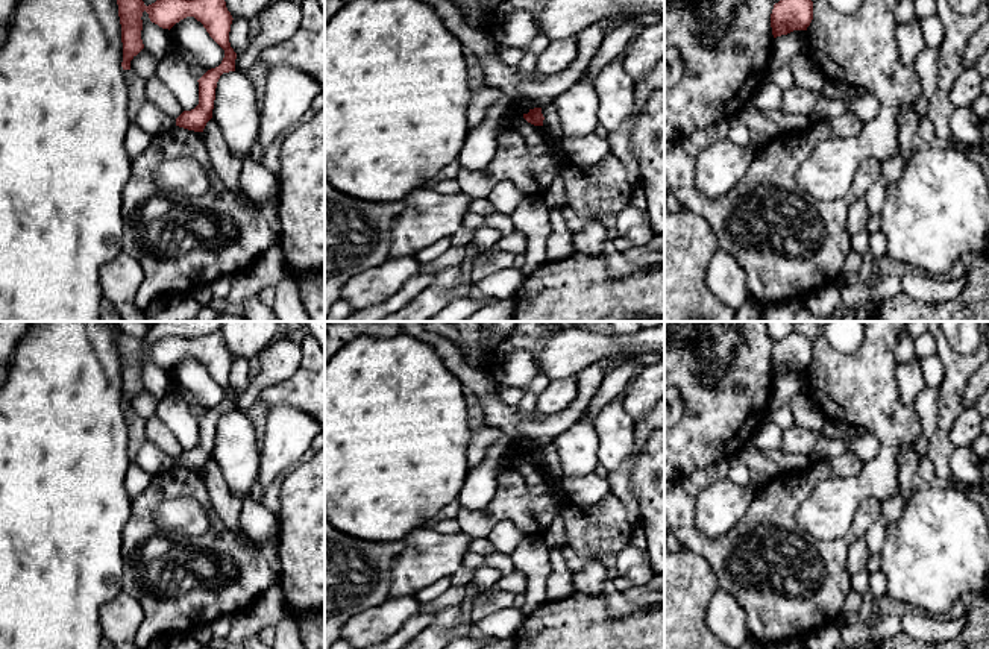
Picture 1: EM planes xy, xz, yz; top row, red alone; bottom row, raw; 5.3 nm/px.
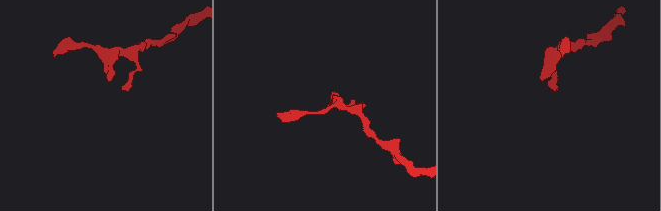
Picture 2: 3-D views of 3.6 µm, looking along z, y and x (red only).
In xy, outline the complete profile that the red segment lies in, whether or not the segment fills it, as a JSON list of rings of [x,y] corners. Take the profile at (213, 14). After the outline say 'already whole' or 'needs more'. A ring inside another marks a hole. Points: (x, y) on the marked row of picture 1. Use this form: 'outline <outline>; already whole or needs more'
outline [[[117,0],[121,24],[123,70],[130,70],[130,61],[144,49],[141,39],[143,12],[149,14],[152,23],[162,29],[171,29],[187,17],[194,17],[203,24],[209,36],[224,50],[221,64],[208,70],[199,82],[199,105],[184,111],[176,118],[176,126],[203,132],[212,118],[215,88],[223,73],[235,71],[237,53],[231,47],[229,32],[232,15],[224,0],[156,0],[146,6],[143,0]]]; already whole

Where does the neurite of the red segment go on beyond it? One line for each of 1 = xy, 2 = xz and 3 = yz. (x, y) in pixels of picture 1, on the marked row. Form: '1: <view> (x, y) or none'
1: none
2: none
3: none

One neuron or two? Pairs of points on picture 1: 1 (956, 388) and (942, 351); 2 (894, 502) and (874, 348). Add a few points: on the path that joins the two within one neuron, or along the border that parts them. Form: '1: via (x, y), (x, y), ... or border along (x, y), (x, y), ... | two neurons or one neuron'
1: via (956, 379), (956, 366), (950, 360) | one neuron
2: border along (898, 489), (882, 504) | two neurons

